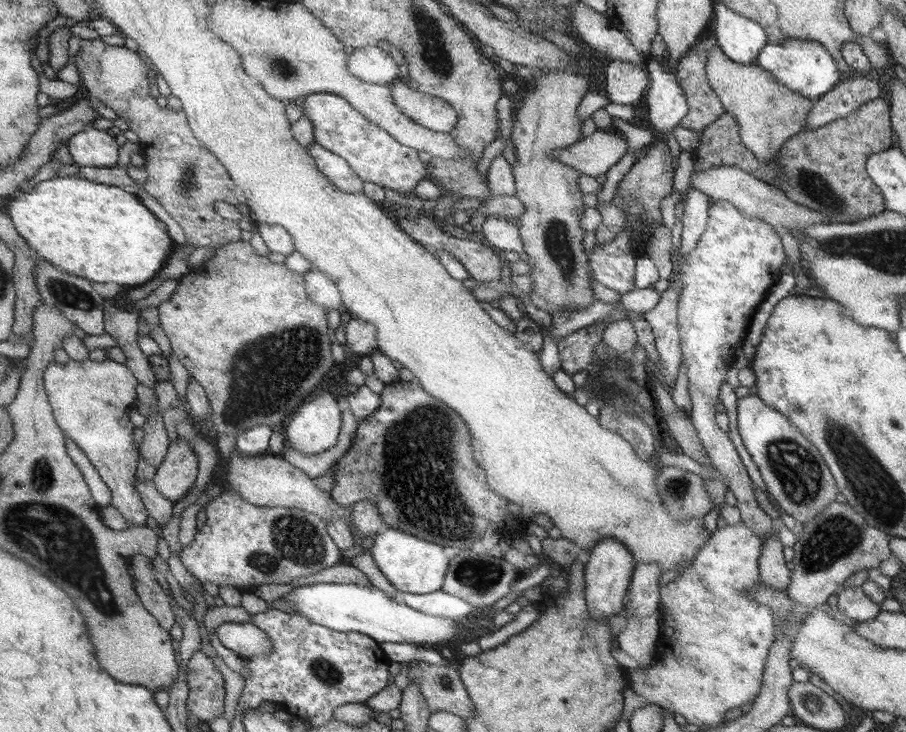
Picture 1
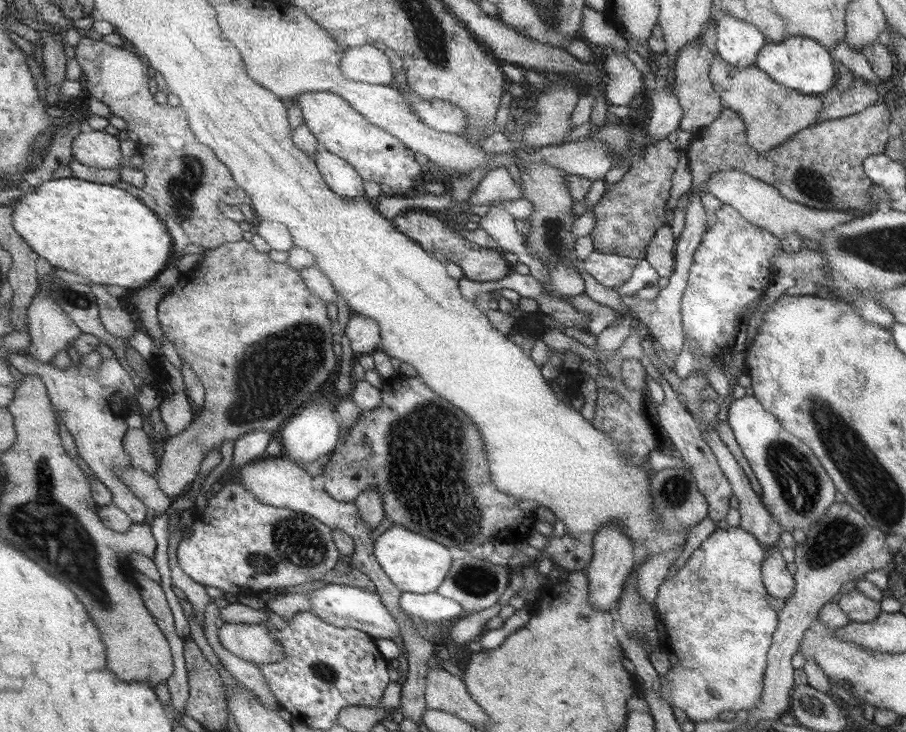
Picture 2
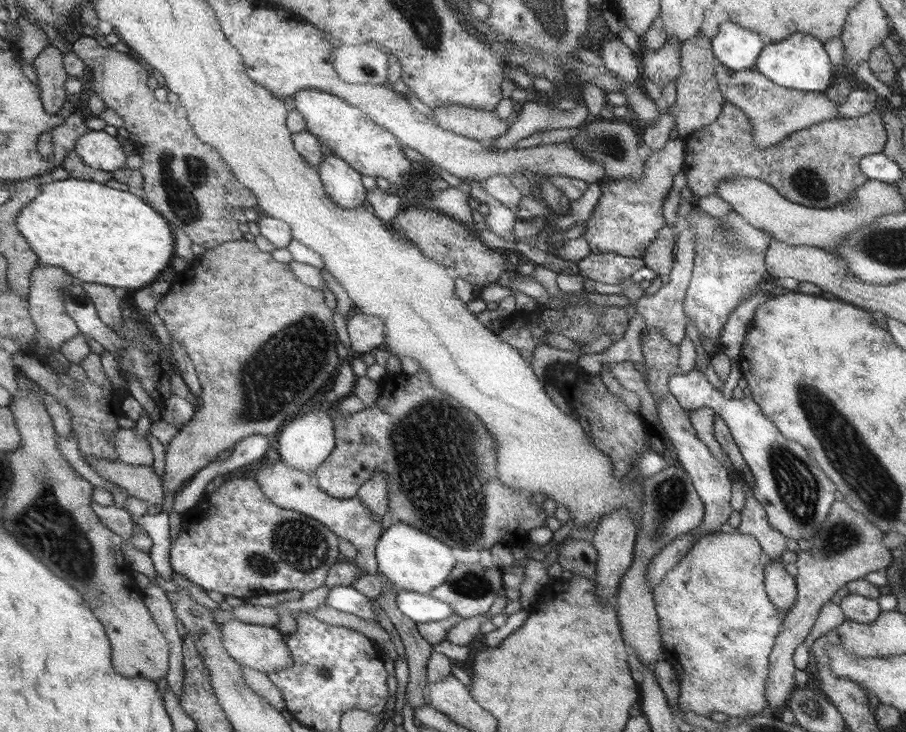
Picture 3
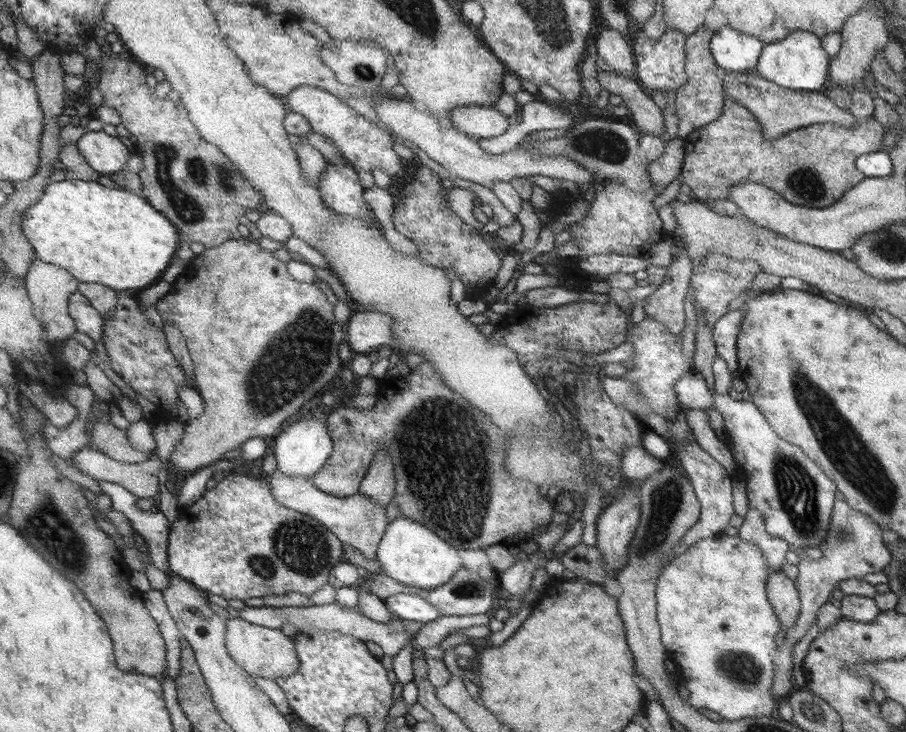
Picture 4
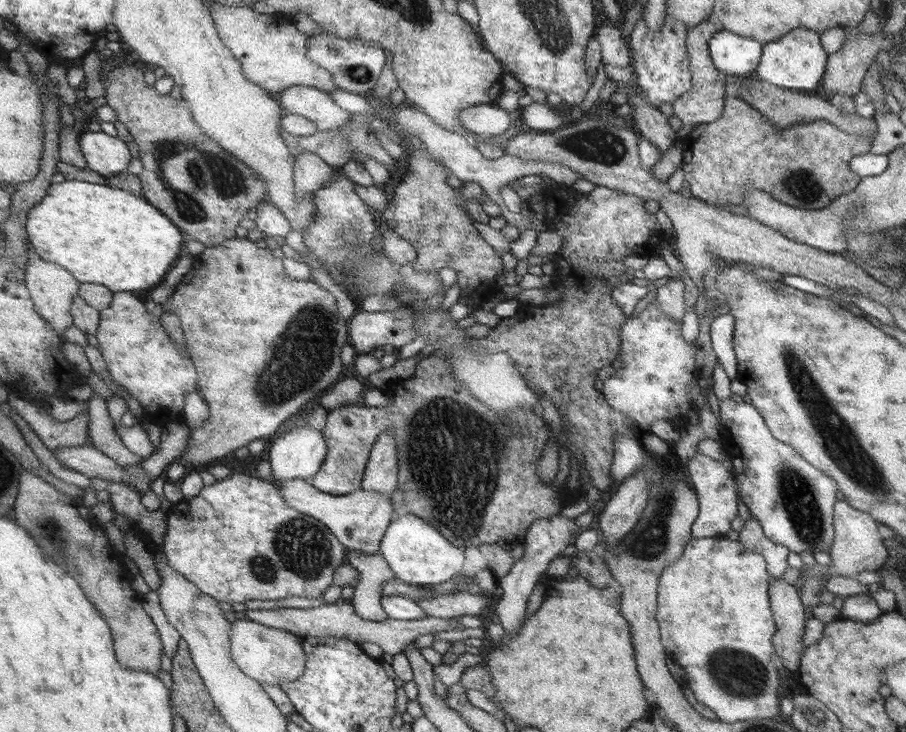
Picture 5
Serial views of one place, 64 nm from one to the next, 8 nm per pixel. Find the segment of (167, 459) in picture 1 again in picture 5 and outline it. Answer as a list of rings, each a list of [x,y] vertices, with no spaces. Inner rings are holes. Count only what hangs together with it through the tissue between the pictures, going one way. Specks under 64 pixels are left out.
[[[245,237],[228,239],[221,242],[221,244],[217,244],[217,246],[205,248],[203,252],[193,257],[191,268],[181,277],[174,288],[175,293],[165,303],[161,303],[160,306],[164,312],[169,312],[169,314],[179,318],[179,324],[181,324],[184,341],[186,342],[185,345],[189,350],[189,356],[192,357],[192,362],[196,366],[196,373],[199,377],[197,391],[203,397],[209,410],[209,415],[203,421],[203,425],[196,428],[196,430],[190,430],[184,454],[176,460],[177,463],[184,465],[187,471],[193,471],[198,465],[221,459],[225,454],[246,447],[251,440],[270,440],[271,434],[277,430],[277,426],[285,418],[289,418],[291,414],[297,412],[295,408],[301,408],[309,398],[313,398],[321,390],[327,390],[327,386],[333,380],[337,380],[342,365],[339,362],[339,350],[343,350],[343,344],[347,340],[347,326],[345,326],[345,320],[341,320],[337,316],[333,295],[325,292],[322,287],[319,288],[314,282],[293,280],[284,271],[283,260],[273,257],[270,249],[263,248],[256,242],[250,242]]]

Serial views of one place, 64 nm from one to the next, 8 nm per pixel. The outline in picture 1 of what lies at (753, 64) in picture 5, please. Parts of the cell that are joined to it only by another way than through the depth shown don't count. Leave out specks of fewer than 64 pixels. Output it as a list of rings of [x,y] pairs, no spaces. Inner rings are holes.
[[[714,3],[714,25],[710,33],[721,52],[737,64],[754,63],[767,43],[767,33],[756,21],[748,20],[724,4]]]

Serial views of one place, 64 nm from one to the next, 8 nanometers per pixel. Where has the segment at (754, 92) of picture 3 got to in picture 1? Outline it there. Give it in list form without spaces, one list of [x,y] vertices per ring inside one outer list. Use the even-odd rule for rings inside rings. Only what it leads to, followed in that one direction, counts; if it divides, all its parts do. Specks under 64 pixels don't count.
[[[717,44],[707,50],[707,57],[705,72],[708,84],[727,114],[736,118],[745,148],[748,148],[761,164],[773,164],[784,142],[803,130],[814,101],[778,85],[771,73],[755,63],[733,62],[721,52]]]

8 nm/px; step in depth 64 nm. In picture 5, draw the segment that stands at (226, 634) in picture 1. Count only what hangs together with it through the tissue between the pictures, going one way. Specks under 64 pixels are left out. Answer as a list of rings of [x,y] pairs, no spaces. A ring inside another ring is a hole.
[[[246,619],[233,621],[232,657],[241,672],[252,677],[257,683],[266,682],[276,686],[299,679],[304,674],[307,658],[302,640],[284,629],[269,628],[268,625],[257,624]]]

